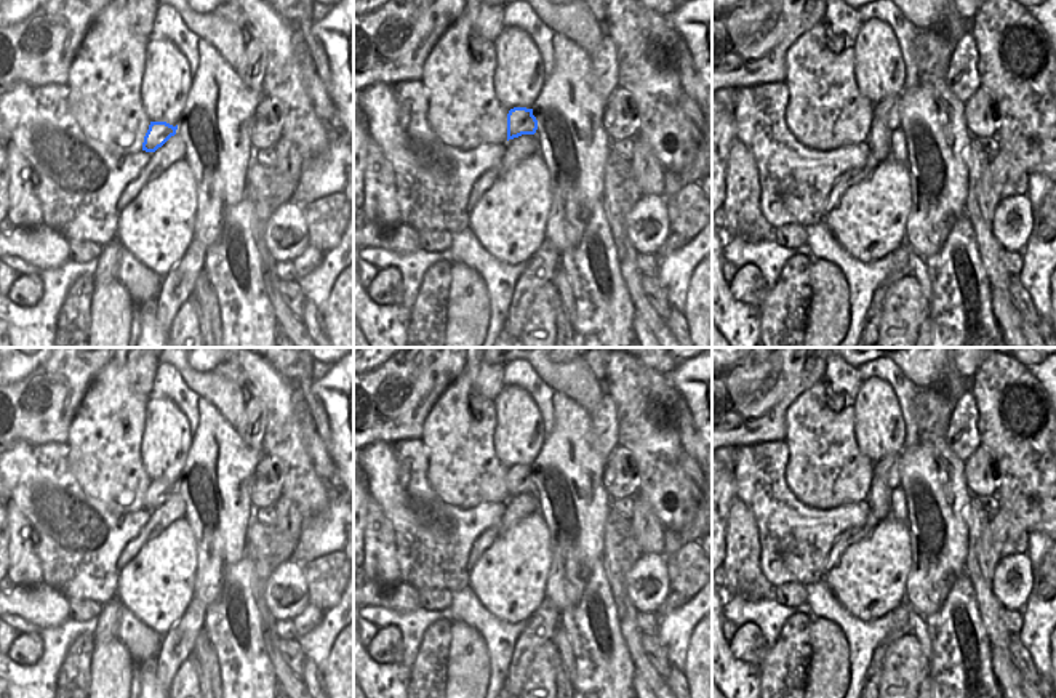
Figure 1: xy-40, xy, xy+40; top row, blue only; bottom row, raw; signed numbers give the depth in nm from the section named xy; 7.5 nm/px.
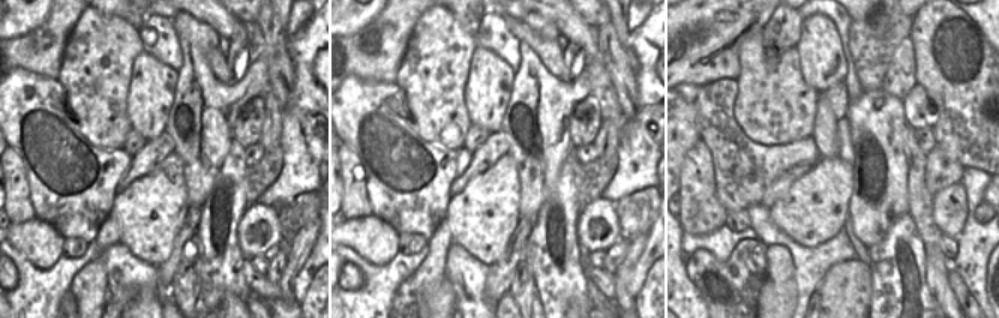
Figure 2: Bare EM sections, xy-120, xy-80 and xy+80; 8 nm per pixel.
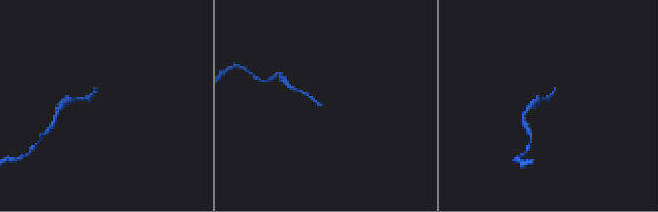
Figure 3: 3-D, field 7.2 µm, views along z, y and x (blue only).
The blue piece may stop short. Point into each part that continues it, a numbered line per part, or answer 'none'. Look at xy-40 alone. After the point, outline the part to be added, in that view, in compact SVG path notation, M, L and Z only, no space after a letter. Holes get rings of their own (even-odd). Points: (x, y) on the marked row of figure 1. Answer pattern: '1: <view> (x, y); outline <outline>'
none

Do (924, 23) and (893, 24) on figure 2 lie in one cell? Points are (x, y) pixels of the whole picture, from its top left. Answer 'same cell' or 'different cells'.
different cells

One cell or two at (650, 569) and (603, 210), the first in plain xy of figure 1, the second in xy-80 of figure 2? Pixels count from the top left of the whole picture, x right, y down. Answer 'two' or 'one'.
one

